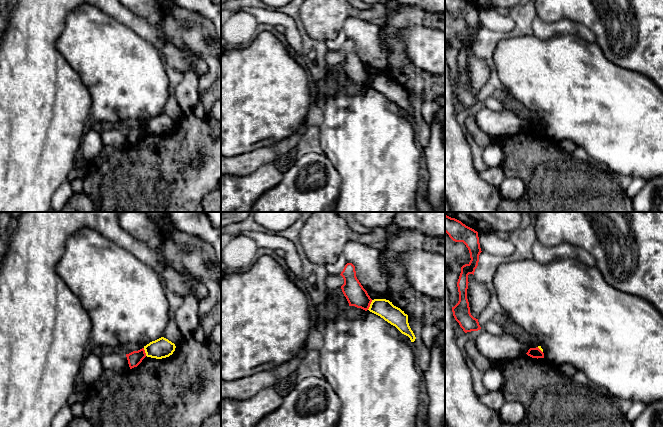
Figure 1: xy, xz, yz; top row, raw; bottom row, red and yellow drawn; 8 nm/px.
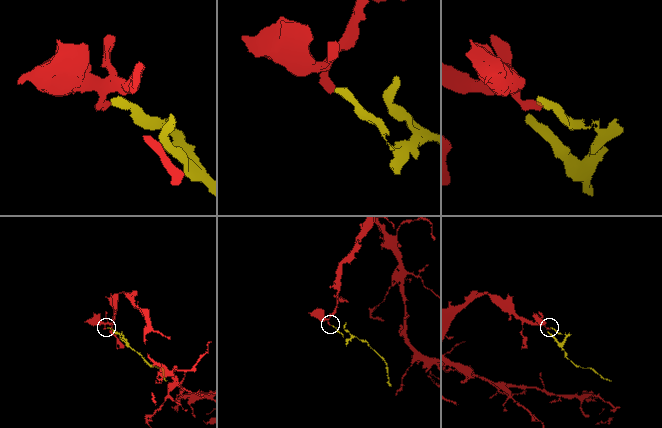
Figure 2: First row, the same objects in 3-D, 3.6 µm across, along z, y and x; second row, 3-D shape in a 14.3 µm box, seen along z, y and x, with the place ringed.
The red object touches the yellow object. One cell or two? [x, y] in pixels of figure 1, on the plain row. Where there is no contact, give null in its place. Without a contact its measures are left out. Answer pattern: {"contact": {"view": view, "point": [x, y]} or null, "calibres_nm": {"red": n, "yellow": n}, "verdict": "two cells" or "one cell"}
{"contact": {"view": "xz", "point": [369, 81]}, "calibres_nm": {"red": 170, "yellow": 150}, "verdict": "two cells"}

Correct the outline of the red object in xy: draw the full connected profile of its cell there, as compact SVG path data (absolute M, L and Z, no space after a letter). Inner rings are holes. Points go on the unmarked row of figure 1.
M144 124L138 126L138 127L133 127L129 130L126 130L128 140L130 145L137 143L142 136L146 133L146 129Z

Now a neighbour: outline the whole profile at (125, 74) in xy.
M83 3L71 11L65 28L56 41L57 50L79 74L92 98L91 114L97 122L122 122L139 119L143 123L163 113L169 99L170 84L164 61L158 50L118 18L112 17L97 6Z

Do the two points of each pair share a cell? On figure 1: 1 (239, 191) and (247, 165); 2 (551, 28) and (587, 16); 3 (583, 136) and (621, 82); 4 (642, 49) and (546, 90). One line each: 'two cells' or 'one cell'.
1: two cells
2: two cells
3: one cell
4: two cells

